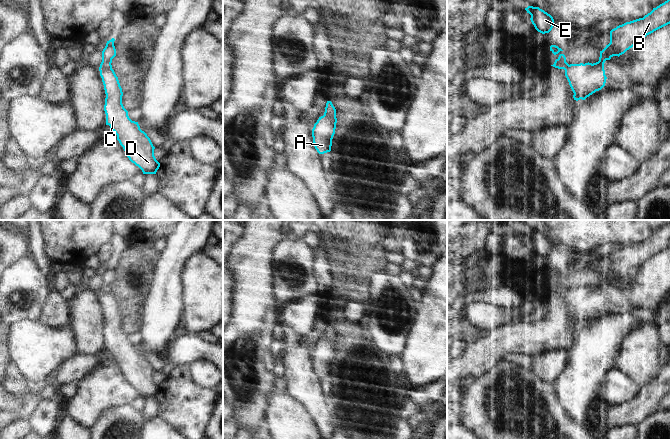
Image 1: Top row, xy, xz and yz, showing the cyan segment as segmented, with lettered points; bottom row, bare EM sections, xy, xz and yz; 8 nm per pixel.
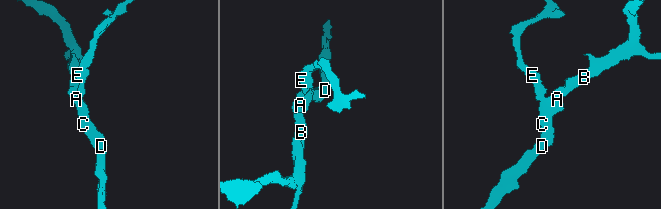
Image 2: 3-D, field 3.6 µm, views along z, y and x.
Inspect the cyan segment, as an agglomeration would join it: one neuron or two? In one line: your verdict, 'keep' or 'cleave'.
cleave

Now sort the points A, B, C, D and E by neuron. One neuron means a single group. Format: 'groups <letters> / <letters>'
groups A B C D / E

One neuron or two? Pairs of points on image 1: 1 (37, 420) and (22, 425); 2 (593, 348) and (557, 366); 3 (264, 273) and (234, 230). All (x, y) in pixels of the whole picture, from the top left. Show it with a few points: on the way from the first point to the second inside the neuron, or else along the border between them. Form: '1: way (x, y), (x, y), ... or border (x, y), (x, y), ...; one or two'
1: border (28, 420), (32, 428); two
2: border (568, 353), (568, 363), (555, 380); two
3: border (246, 230), (233, 249); two

